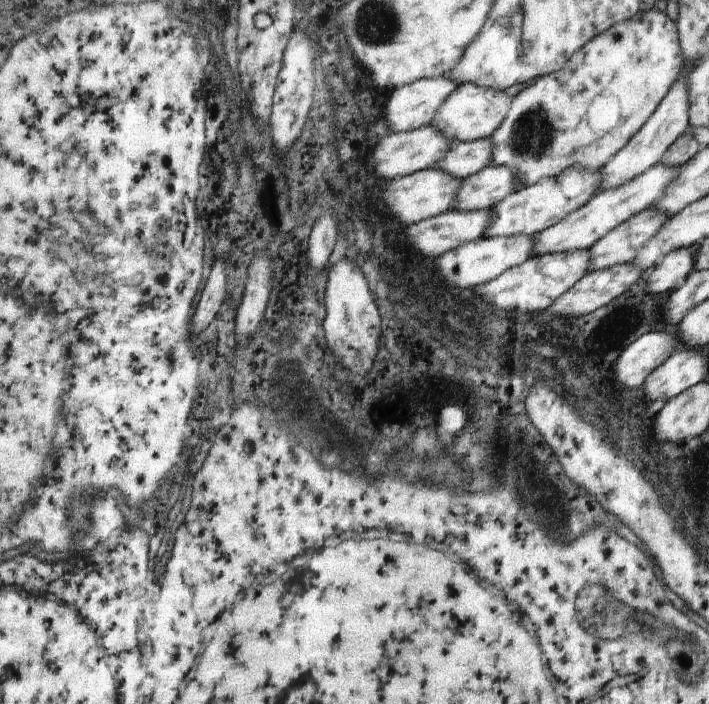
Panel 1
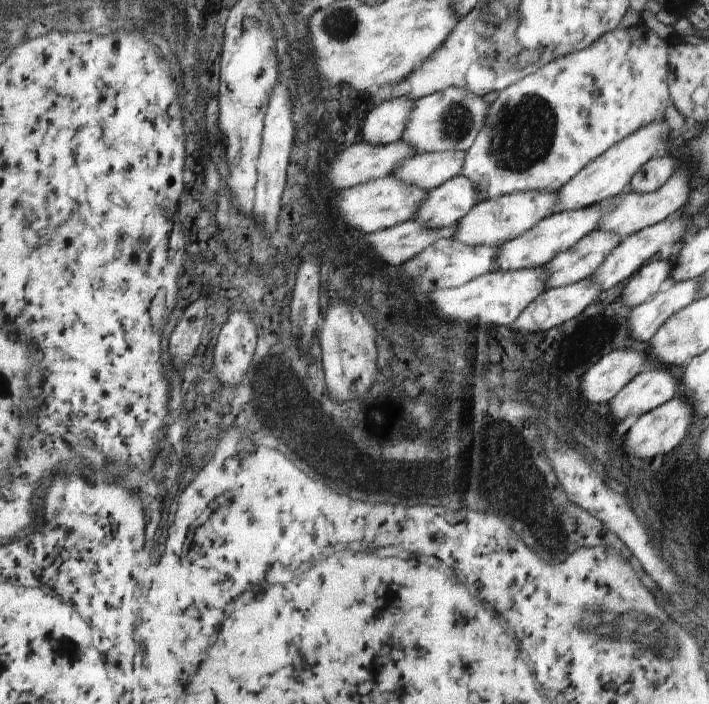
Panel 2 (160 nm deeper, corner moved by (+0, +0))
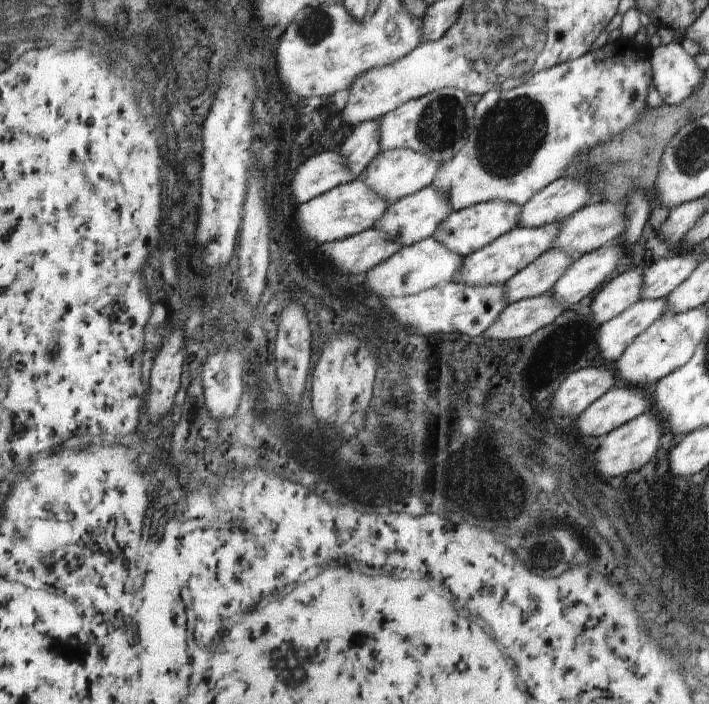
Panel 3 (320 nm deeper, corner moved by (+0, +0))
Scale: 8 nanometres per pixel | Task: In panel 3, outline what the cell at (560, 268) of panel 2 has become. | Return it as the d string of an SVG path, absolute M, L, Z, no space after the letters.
M556 248L540 255L506 283L508 304L548 293L574 260L575 256L568 256Z

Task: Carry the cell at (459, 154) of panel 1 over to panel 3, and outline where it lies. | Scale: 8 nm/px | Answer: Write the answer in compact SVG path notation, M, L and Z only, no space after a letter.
M412 149L382 150L371 160L361 178L378 196L391 204L430 186L436 179L440 166L440 162Z

